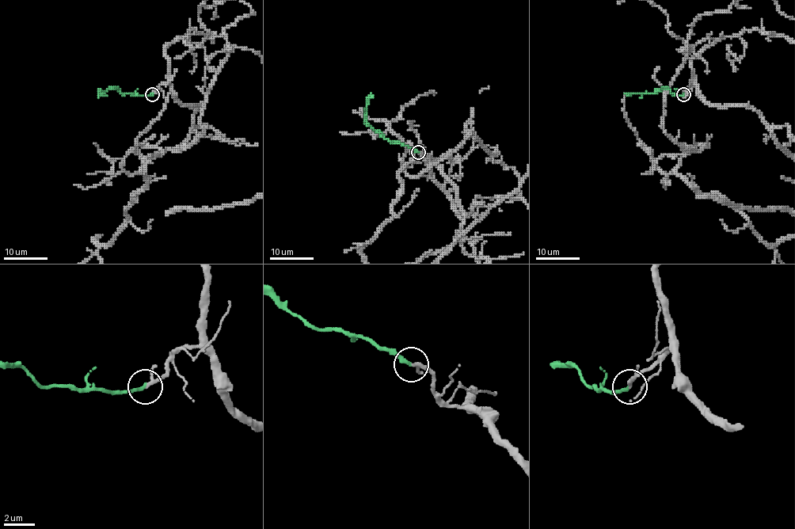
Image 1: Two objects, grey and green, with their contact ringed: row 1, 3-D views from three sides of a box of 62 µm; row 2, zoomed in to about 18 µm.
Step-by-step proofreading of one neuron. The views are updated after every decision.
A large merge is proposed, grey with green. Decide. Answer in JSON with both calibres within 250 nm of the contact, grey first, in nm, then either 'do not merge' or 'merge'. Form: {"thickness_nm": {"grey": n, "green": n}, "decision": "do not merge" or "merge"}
{"thickness_nm": {"grey": 160, "green": 260}, "decision": "merge"}

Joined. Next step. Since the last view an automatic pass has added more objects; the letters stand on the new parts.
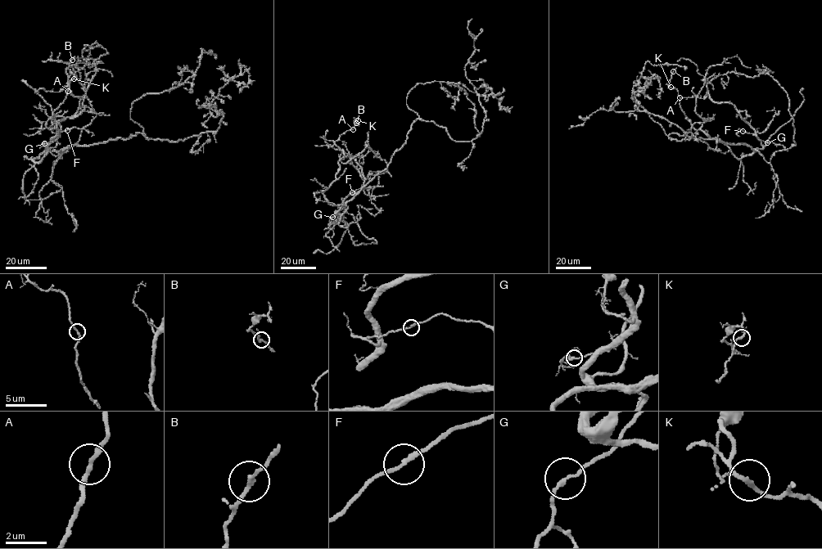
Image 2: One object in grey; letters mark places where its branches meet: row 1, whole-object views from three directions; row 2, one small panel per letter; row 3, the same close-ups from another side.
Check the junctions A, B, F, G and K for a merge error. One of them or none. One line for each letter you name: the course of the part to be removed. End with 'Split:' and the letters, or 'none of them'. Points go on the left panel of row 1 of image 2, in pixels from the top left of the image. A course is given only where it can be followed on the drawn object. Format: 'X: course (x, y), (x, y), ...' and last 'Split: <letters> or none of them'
Split: none of them

